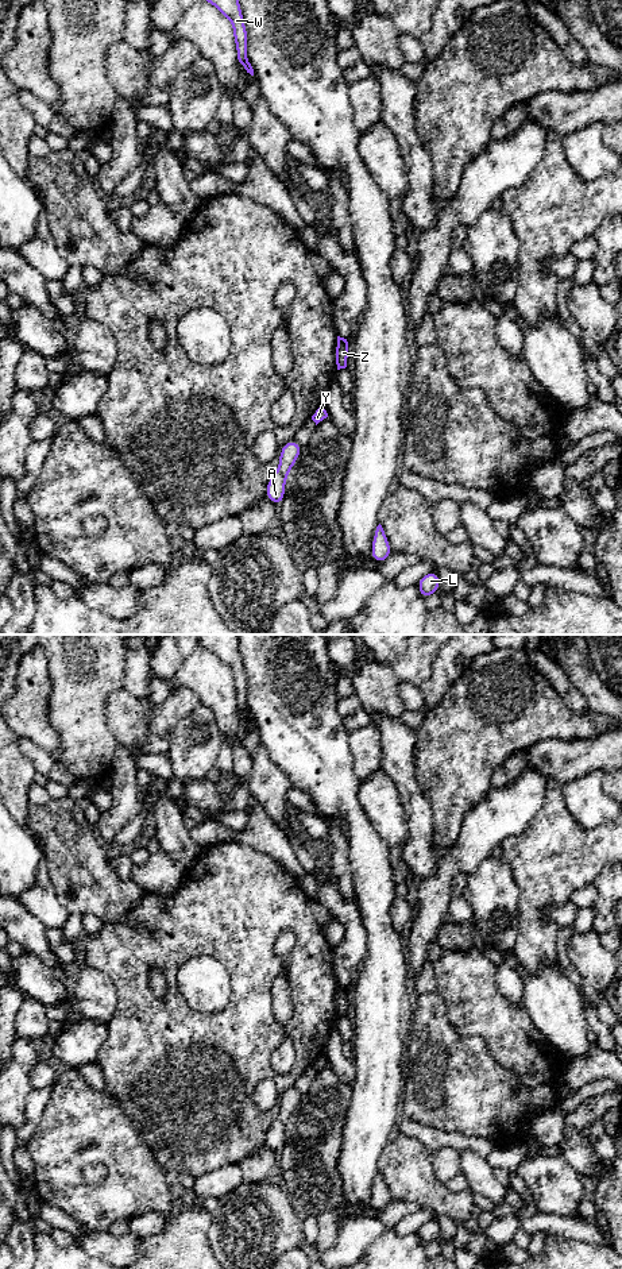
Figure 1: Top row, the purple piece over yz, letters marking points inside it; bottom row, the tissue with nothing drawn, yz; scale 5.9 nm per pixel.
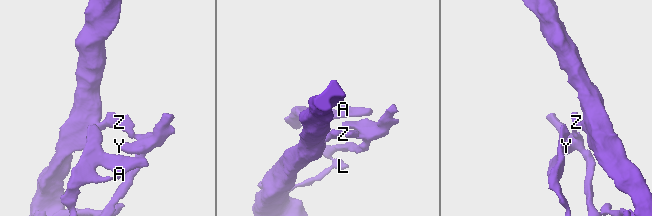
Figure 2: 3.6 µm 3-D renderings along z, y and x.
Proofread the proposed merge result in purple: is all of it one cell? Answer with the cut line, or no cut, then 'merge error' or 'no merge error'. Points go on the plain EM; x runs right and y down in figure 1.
yz (346, 987), (337, 988) | merge error

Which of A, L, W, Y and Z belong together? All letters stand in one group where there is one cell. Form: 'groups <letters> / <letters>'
groups A L Y Z / W

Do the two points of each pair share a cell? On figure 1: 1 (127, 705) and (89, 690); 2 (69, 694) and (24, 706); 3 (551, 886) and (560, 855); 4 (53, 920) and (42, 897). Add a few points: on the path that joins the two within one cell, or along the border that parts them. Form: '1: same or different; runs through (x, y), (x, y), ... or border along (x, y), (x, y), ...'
1: different; border along (123, 687), (107, 699), (108, 729)
2: different; border along (49, 667), (49, 722), (57, 731)
3: same; runs through (551, 878), (552, 863)
4: same; runs through (53, 914), (42, 902)

